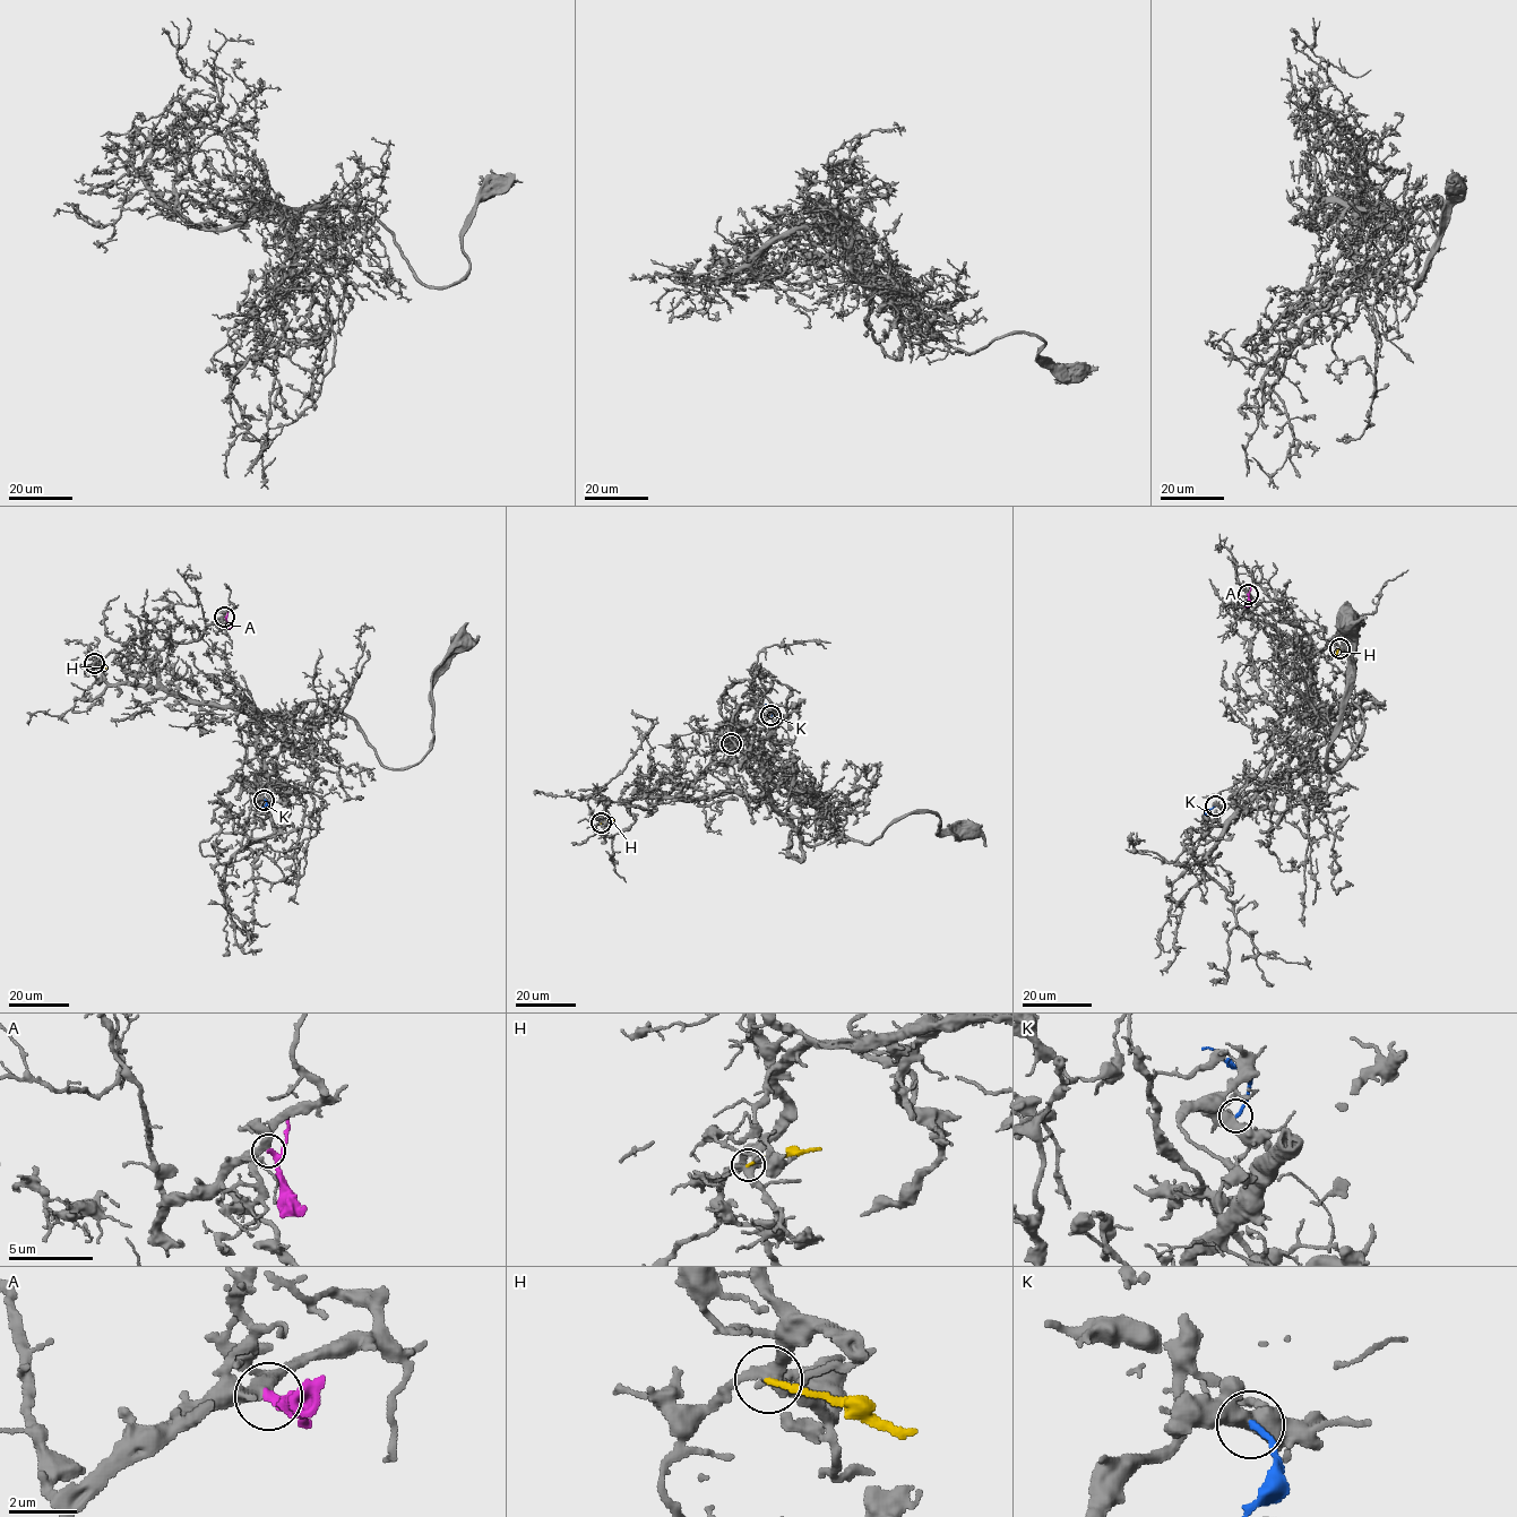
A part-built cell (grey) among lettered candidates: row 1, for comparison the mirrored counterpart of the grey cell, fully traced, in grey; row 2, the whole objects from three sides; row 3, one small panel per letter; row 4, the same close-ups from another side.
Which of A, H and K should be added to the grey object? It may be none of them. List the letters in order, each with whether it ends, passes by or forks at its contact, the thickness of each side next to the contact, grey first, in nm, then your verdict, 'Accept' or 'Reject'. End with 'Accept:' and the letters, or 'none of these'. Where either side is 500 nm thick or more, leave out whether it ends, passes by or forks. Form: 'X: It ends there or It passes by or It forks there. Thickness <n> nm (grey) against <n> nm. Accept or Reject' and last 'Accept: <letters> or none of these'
A: It passes by. Thickness 360 nm (grey) against 240 nm. Reject
H: It ends there. Thickness 320 nm (grey) against 160 nm. Reject
K: It ends there. Thickness 440 nm (grey) against 180 nm. Reject
Accept: none of these

